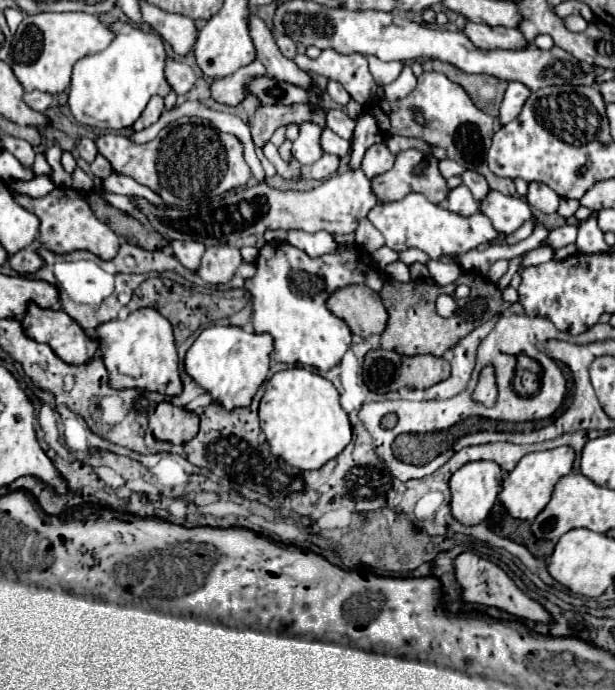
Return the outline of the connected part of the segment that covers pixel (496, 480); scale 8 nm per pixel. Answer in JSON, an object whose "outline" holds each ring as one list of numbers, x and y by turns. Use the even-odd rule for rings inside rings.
{"outline":[[493,461,465,463,451,475,449,487,451,487,451,515,461,525,477,525,489,515,491,507,497,501,497,493,501,489,501,469]]}

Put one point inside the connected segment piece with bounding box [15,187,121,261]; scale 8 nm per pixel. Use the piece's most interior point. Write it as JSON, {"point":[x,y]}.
{"point":[67,224]}

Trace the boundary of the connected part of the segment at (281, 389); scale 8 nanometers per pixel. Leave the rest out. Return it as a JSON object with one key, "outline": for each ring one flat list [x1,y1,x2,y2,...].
{"outline":[[303,367,279,371,269,379,261,399,259,419,271,453,303,471,321,469,351,441,351,423,339,405,337,389,325,377]]}

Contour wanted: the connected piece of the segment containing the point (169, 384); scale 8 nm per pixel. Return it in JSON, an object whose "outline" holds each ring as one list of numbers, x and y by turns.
{"outline":[[137,309,127,319,111,319,95,329,101,357,109,373,113,389,145,389,163,395,179,395,183,391,177,371,177,347,171,323,155,309]]}

